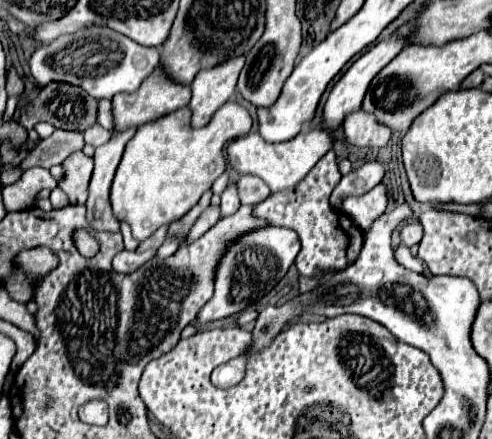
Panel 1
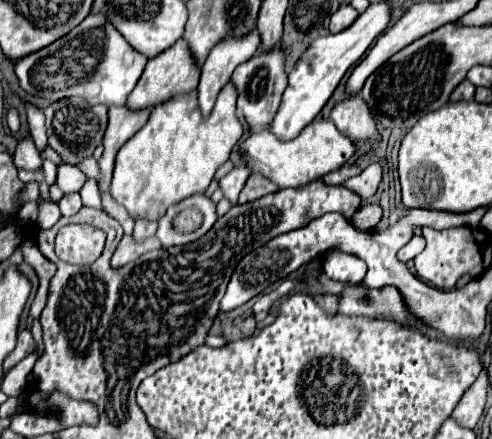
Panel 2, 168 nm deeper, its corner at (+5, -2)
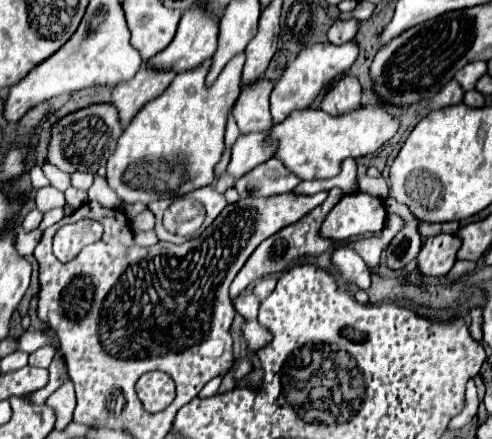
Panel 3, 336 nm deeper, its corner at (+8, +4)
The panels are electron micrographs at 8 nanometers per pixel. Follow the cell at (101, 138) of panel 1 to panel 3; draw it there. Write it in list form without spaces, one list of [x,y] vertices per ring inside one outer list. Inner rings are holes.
[[[100,176],[94,178],[94,184],[88,190],[88,198],[96,200],[104,208],[120,208],[122,206],[122,200],[106,186],[106,178],[100,178]]]

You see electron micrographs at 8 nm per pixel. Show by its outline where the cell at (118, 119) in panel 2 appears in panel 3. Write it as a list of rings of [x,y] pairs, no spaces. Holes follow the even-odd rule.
[[[144,62],[134,78],[120,84],[112,92],[114,106],[118,108],[120,120],[124,126],[136,116],[136,112],[156,96],[160,96],[176,74],[168,74],[168,70],[160,70],[160,74],[152,74],[152,70],[144,70]]]

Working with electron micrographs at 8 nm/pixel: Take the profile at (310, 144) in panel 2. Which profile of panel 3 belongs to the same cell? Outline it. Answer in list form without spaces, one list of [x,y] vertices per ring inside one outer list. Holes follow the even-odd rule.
[[[380,104],[362,110],[354,110],[342,116],[328,116],[322,110],[304,108],[294,110],[282,124],[276,124],[270,132],[270,138],[278,140],[276,158],[284,162],[298,178],[332,178],[340,170],[340,162],[346,158],[372,156],[380,150],[400,128],[400,122],[388,114]]]

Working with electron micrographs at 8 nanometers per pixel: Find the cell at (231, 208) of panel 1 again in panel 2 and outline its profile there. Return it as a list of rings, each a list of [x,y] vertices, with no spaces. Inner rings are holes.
[[[241,164],[241,166],[233,168],[225,178],[221,178],[219,186],[223,190],[223,198],[227,198],[231,204],[237,204],[237,196],[241,192],[243,184],[247,182],[249,174],[251,174],[251,170],[245,164]]]

